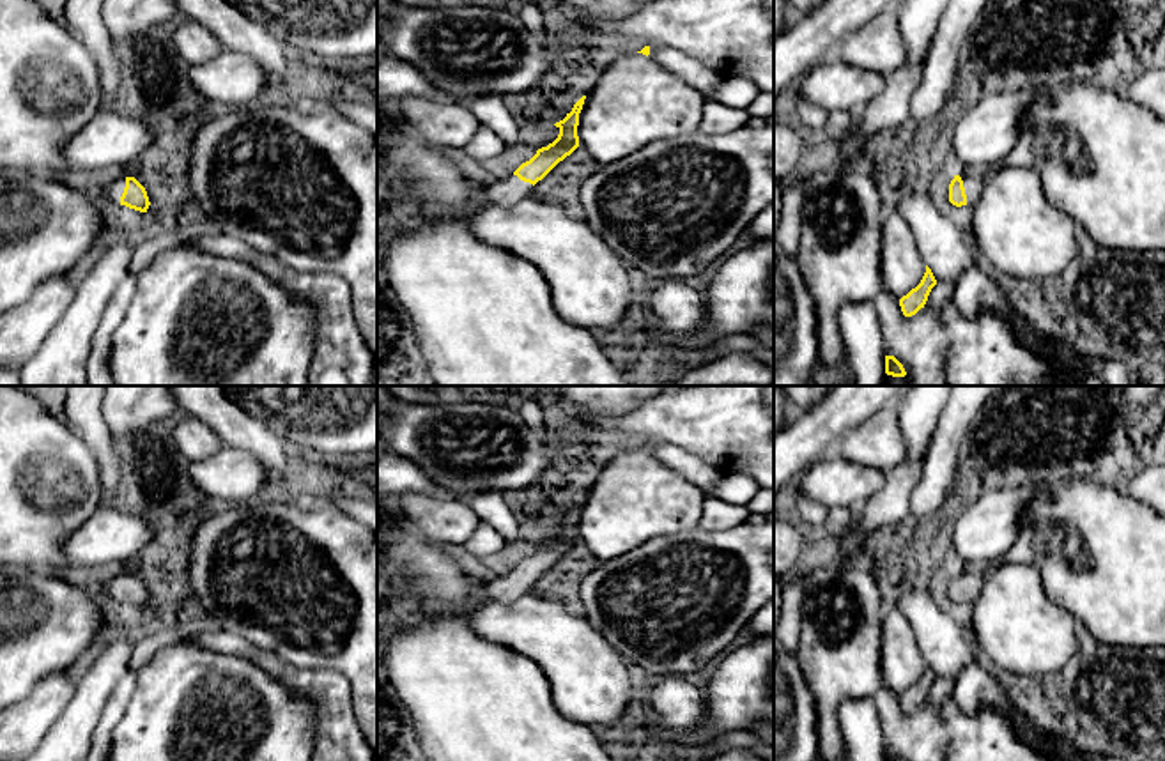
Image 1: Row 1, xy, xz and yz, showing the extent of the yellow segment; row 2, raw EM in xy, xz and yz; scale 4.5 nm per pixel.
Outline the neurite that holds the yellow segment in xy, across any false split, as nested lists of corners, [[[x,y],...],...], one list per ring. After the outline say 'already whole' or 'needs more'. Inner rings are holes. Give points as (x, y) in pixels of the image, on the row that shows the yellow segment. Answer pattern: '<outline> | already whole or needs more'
[[[0,0],[0,173],[41,173],[104,188],[110,202],[147,212],[150,202],[135,177],[81,175],[69,168],[66,143],[101,106],[99,71],[81,39],[58,23],[44,0]]] | needs more

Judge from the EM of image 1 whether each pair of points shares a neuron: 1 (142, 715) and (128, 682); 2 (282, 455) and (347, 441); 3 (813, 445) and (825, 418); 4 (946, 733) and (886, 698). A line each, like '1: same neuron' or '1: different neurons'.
1: different neurons
2: different neurons
3: same neuron
4: same neuron

